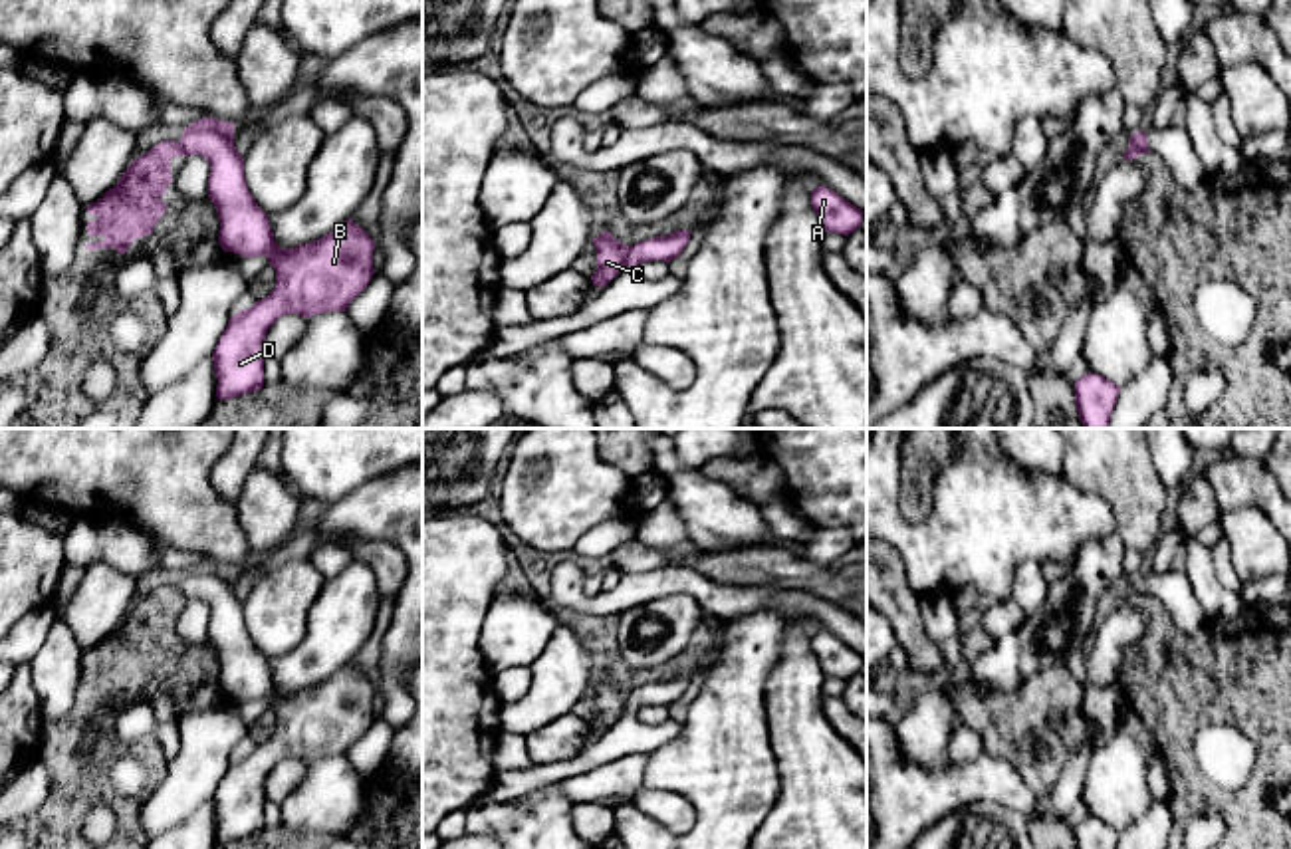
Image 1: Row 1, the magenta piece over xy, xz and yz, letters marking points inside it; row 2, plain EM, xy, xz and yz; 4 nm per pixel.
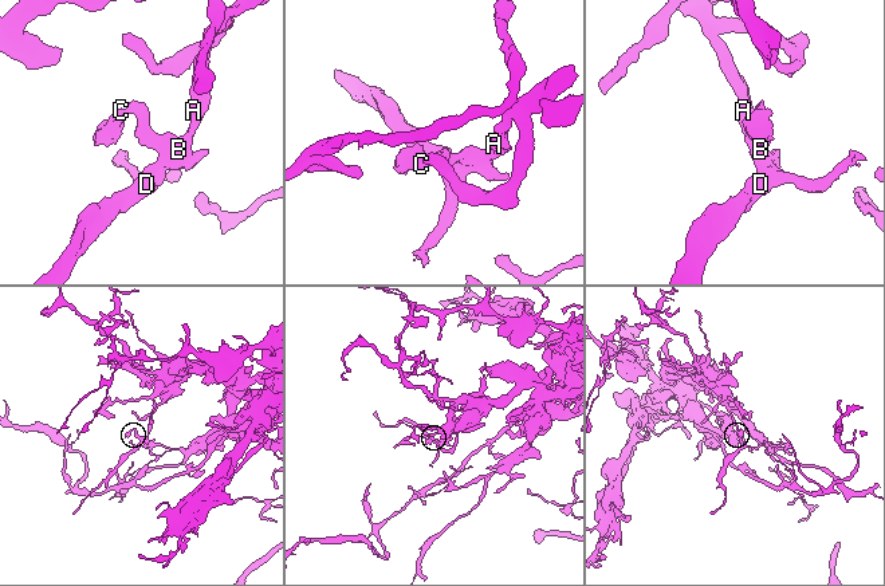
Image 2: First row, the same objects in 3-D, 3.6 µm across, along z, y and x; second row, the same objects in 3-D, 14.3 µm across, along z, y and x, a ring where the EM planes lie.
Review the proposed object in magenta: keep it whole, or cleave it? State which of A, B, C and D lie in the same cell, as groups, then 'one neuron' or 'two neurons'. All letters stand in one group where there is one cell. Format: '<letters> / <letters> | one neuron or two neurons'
A B D / C | two neurons

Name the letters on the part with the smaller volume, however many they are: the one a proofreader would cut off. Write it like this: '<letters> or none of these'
C

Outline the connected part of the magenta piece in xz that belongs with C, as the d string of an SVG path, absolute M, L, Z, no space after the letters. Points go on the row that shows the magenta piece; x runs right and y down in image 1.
M609 230L593 238L597 250L597 272L591 276L593 286L607 286L625 266L629 246L619 242Z

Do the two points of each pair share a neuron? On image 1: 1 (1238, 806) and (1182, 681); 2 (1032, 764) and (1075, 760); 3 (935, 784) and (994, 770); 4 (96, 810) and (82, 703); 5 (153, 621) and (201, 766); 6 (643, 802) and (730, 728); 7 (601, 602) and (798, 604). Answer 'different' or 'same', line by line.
1: same
2: different
3: same
4: different
5: different
6: different
7: same

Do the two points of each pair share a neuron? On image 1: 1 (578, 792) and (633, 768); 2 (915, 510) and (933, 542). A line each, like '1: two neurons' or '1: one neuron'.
1: one neuron
2: two neurons

